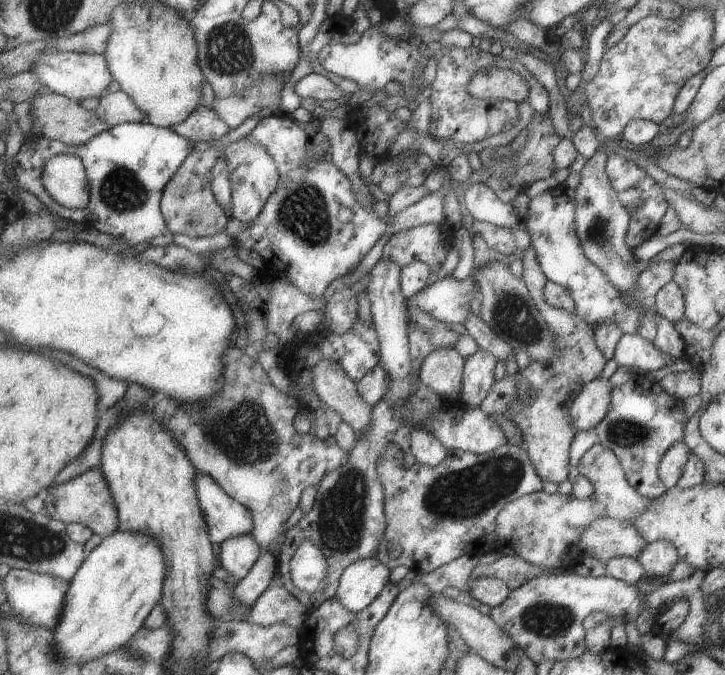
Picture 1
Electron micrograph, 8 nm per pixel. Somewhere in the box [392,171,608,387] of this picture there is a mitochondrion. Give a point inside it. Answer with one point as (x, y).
(511, 313)

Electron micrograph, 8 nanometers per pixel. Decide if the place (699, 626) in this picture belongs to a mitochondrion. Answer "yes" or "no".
no

